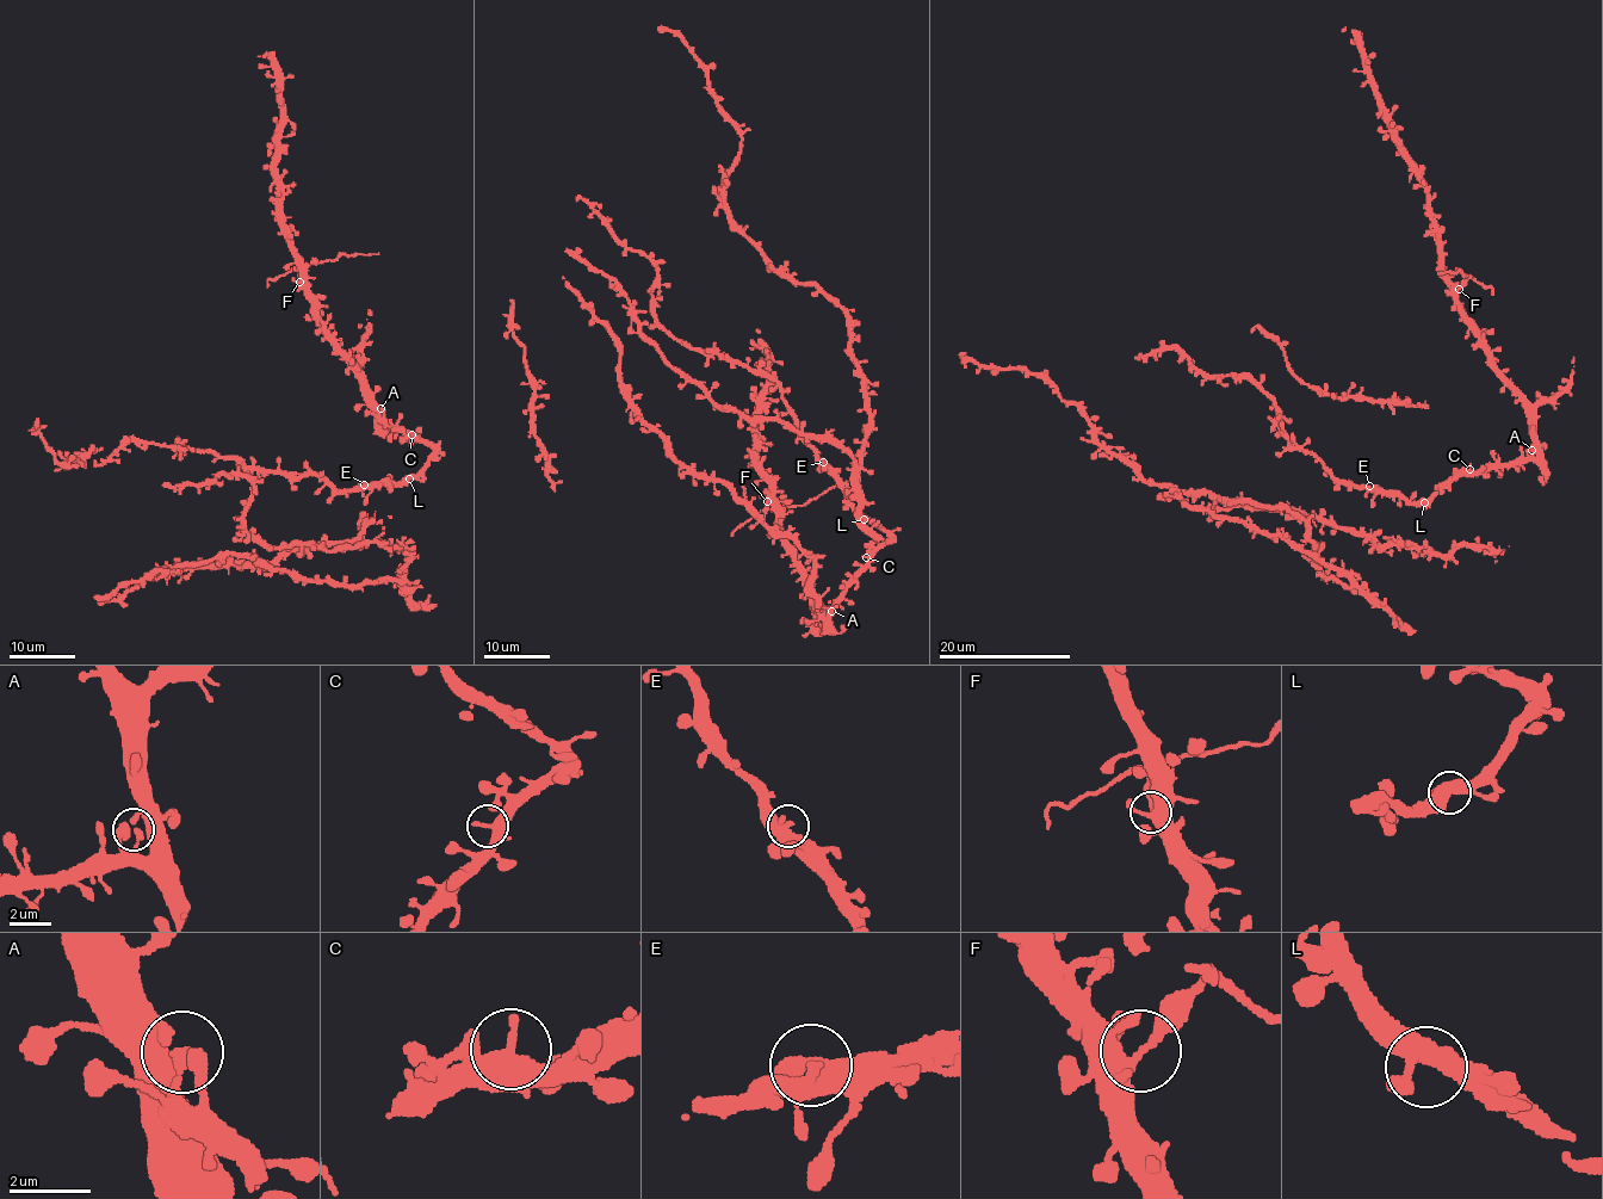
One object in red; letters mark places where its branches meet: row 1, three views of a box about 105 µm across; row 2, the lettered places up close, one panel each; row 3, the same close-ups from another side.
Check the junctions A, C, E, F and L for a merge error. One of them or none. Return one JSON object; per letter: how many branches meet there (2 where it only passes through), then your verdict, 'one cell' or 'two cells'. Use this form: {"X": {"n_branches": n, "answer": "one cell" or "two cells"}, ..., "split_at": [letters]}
{"A": {"n_branches": 2, "answer": "one cell"}, "C": {"n_branches": 3, "answer": "one cell"}, "E": {"n_branches": 3, "answer": "one cell"}, "F": {"n_branches": 3, "answer": "two cells"}, "L": {"n_branches": 3, "answer": "one cell"}, "split_at": ["F"]}

